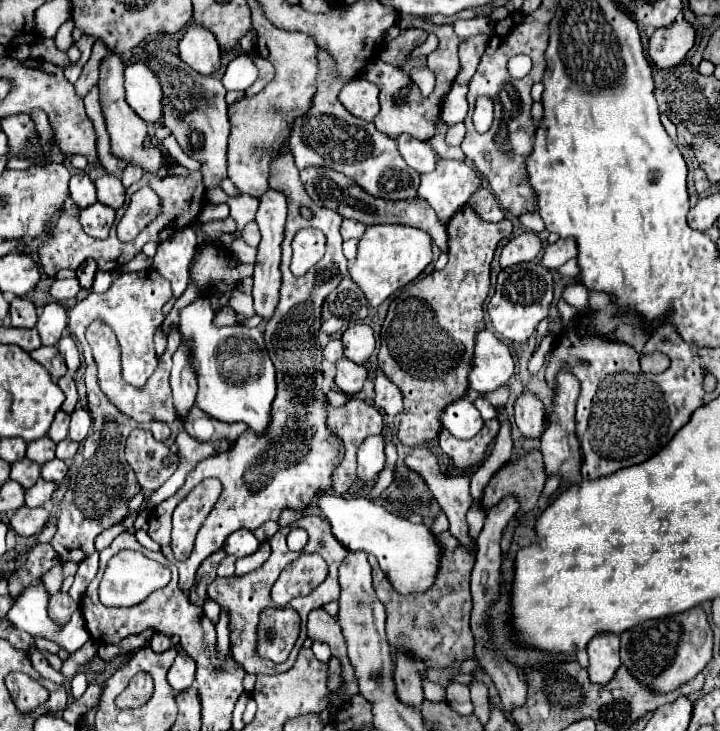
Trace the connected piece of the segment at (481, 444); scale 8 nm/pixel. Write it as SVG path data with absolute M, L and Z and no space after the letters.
M495 418L485 422L481 432L471 440L457 440L455 436L451 436L449 430L443 428L439 434L439 444L441 444L441 450L455 462L459 470L469 470L479 460L483 460L489 440L493 440L497 432L499 432L499 422Z

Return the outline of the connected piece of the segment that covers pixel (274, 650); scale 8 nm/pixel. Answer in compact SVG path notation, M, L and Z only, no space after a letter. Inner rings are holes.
M267 608L259 622L257 652L276 664L287 660L299 638L299 614L293 608ZM273 632L273 638L269 638Z

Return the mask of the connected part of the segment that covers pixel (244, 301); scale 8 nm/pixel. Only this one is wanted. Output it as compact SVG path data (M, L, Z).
M238 288L237 291L233 290L229 304L237 313L245 314L248 317L255 315L252 296L241 292Z

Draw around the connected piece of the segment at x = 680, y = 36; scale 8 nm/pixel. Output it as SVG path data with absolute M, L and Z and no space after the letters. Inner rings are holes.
M677 20L671 26L655 30L649 38L649 56L661 70L681 64L695 44L695 30L689 22Z

